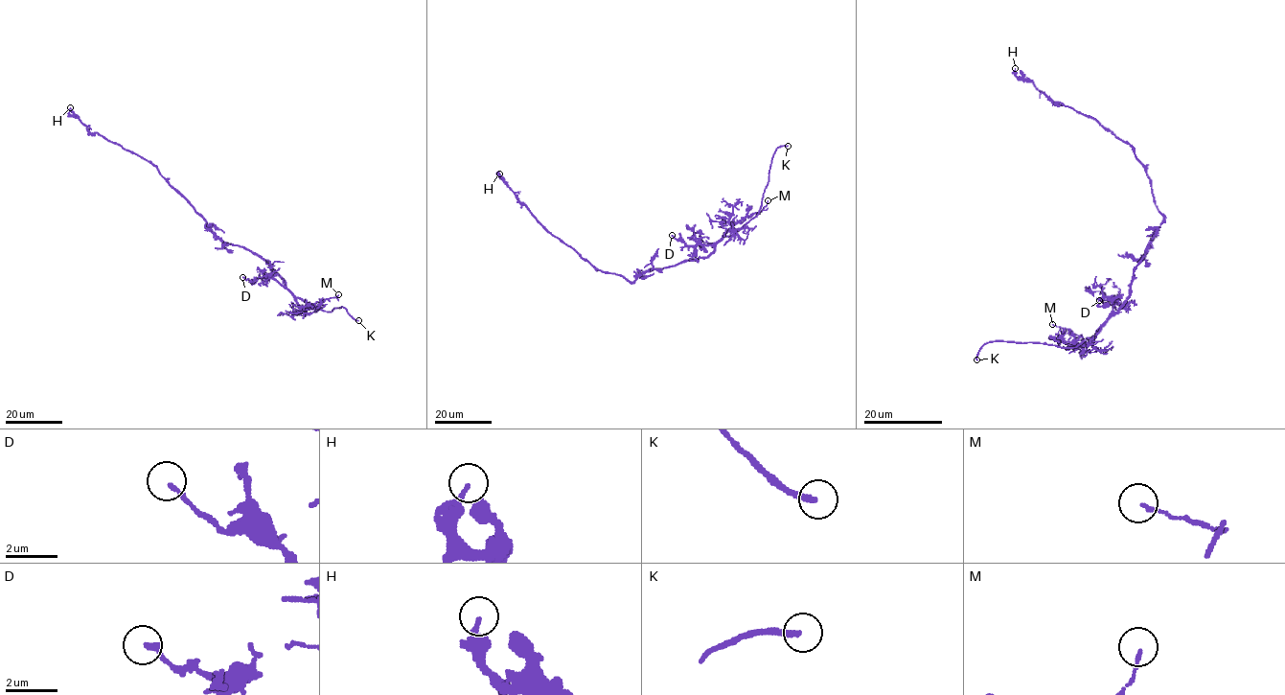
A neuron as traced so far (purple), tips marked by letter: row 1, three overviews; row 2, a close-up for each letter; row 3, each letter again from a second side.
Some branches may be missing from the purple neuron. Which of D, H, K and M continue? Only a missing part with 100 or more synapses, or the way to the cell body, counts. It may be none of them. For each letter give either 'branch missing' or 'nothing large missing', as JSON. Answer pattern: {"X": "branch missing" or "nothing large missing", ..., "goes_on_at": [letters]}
{"D": "nothing large missing", "H": "nothing large missing", "K": "branch missing", "M": "nothing large missing", "goes_on_at": ["K"]}

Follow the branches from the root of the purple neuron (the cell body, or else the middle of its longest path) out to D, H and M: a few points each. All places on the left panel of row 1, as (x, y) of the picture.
D: (217, 236), (225, 243), (257, 253), (284, 280), (285, 286), (271, 278), (248, 280), (242, 277)
H: (217, 236), (155, 167), (97, 132), (91, 133), (79, 118), (70, 114), (70, 107)
M: (217, 236), (260, 255), (304, 309), (315, 309), (338, 294)

